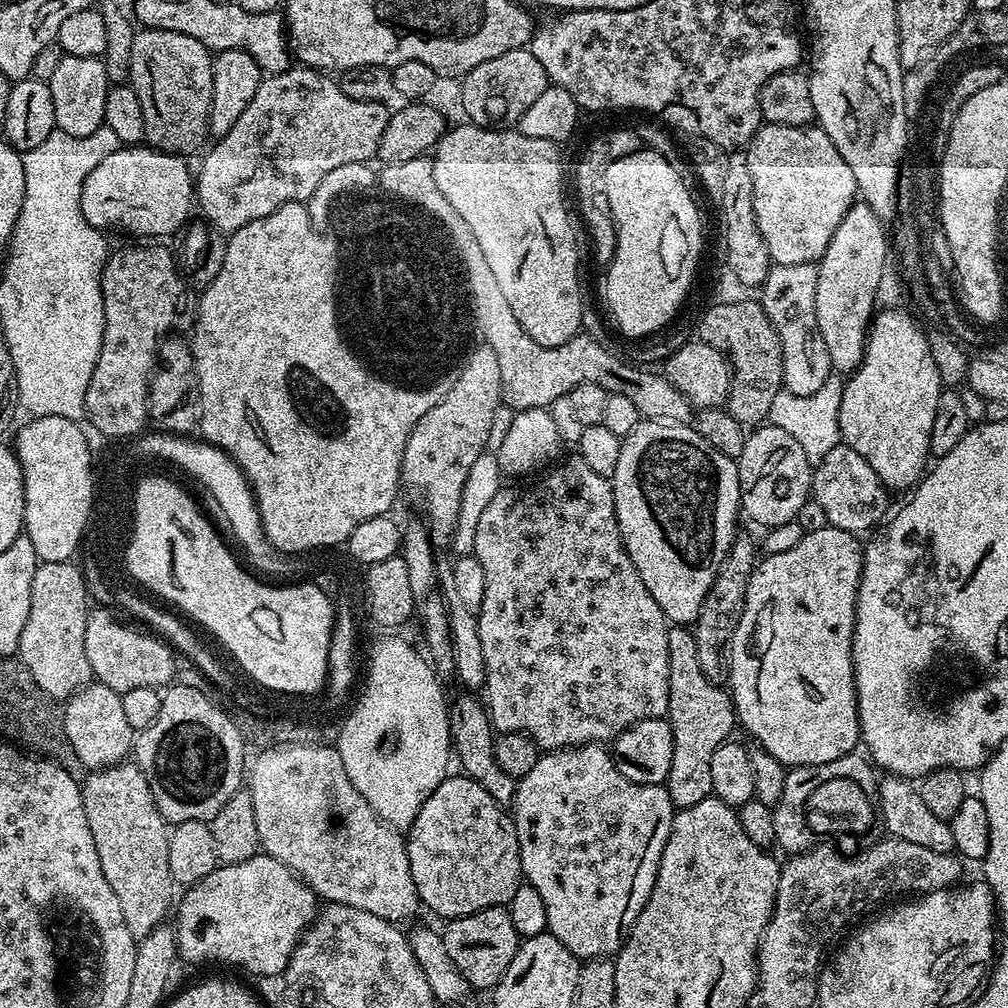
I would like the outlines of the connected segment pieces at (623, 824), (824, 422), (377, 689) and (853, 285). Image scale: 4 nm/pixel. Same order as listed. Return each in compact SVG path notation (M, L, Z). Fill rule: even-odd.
M580 744L576 748L557 748L545 751L540 760L534 762L534 770L530 770L530 774L519 777L514 801L515 808L514 819L520 847L520 870L526 883L534 886L538 890L542 902L546 902L548 931L554 938L558 938L558 942L562 942L562 946L566 946L566 950L573 952L581 961L615 957L623 946L624 939L630 934L638 914L644 909L650 898L658 874L662 850L666 846L668 835L672 829L674 809L667 787L664 784L630 782L630 778L626 778L626 774L622 774L616 768L616 764L612 760L612 753L607 747L598 744Z
M841 375L828 376L821 388L810 395L792 395L788 388L783 387L776 392L770 406L767 417L769 423L775 428L784 430L786 434L790 434L805 451L807 460L814 466L819 464L834 446L841 443L840 410L843 381Z
M400 638L378 641L368 660L368 681L364 684L364 693L356 709L353 707L339 725L338 749L350 782L380 820L395 830L412 827L418 810L422 810L422 802L426 802L426 798L430 798L430 794L434 794L436 787L449 775L448 759L451 761L454 756L452 728L448 725L450 704L447 699L444 701L444 690L437 671L421 656Z
M857 202L852 205L852 209L846 214L846 218L842 218L842 222L838 226L838 230L834 230L834 238L830 238L830 246L826 250L826 254L818 262L818 290L816 291L816 317L818 318L818 330L822 330L822 342L826 342L826 350L830 354L830 362L833 369L840 374L851 374L855 372L856 367L862 362L864 357L864 345L869 343L870 329L874 323L874 313L876 308L876 295L881 294L882 285L885 283L886 272L884 272L884 263L888 260L888 244L890 248L890 240L884 237L885 225L880 217L875 216L870 210L870 206L863 202Z

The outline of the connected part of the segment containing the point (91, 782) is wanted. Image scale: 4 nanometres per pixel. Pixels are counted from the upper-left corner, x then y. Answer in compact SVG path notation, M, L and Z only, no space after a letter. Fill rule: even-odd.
M121 762L119 764L111 764L109 768L97 768L89 771L82 781L82 802L86 810L86 822L90 826L90 834L94 834L94 846L98 850L98 862L102 862L102 874L106 878L106 882L110 882L110 890L114 890L114 895L118 897L118 906L122 906L122 918L126 918L126 930L130 930L130 934L137 942L145 940L153 930L161 927L161 925L165 923L164 915L166 915L167 912L169 915L170 909L174 904L174 896L172 900L174 885L170 878L170 846L168 845L170 825L168 821L162 818L162 814L150 794L150 786L146 782L142 770L135 762Z

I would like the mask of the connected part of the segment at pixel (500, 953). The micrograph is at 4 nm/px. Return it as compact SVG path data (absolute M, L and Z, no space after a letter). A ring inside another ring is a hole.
M507 907L478 910L474 914L459 916L457 920L449 920L443 926L446 950L454 961L454 966L458 966L462 978L466 978L473 989L495 989L502 974L506 974L506 966L514 962L514 954L519 950L522 939L514 930L514 922L510 922Z

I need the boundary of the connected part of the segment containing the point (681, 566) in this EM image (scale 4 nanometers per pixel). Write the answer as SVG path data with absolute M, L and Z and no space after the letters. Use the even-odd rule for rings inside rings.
M641 419L640 424L634 426L634 430L630 430L628 436L623 437L623 442L622 454L618 454L618 470L610 479L614 490L616 517L620 527L620 536L624 540L624 549L626 554L630 554L630 562L634 562L642 582L646 582L646 590L650 590L654 602L658 602L664 619L676 626L695 625L698 610L702 610L702 598L706 598L710 586L715 582L716 576L720 572L720 564L726 558L732 540L738 531L736 515L739 517L742 509L740 507L740 479L736 469L737 461L726 458L726 454L718 454L718 450L714 450L714 446L710 446L710 442L706 442L706 438L702 438L702 434L698 434L695 427L688 424Z

